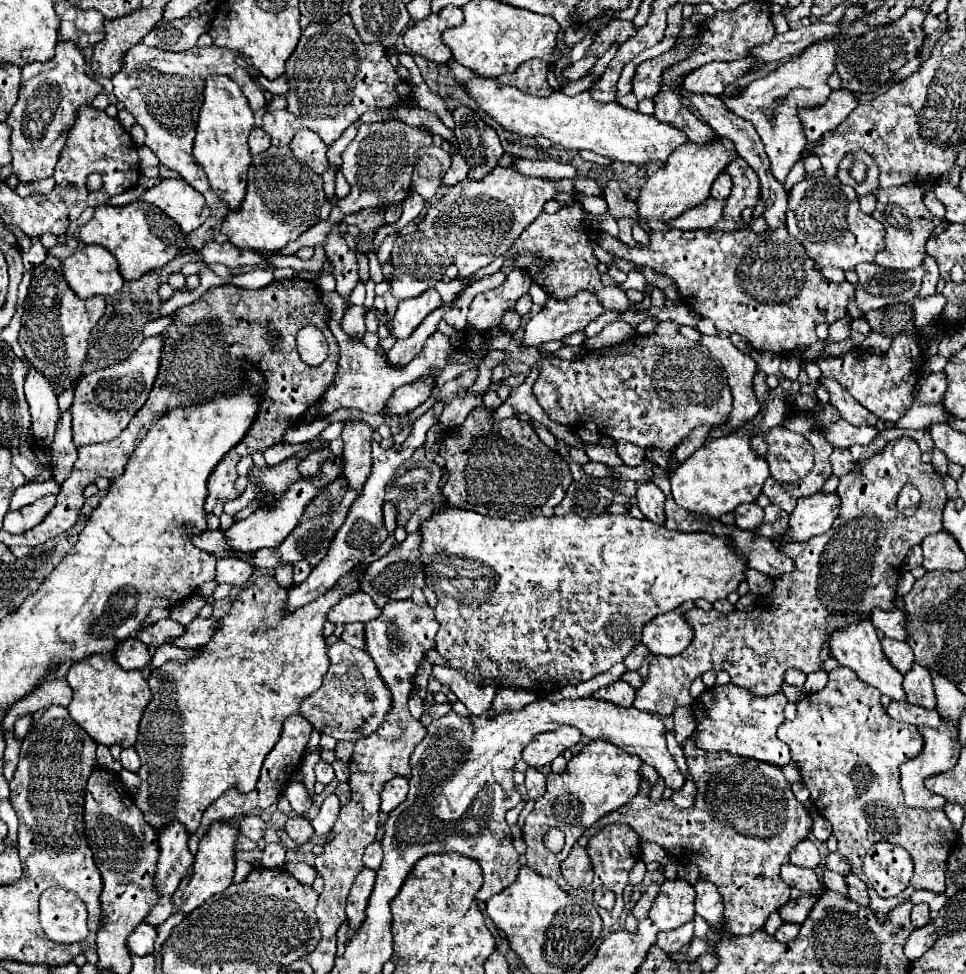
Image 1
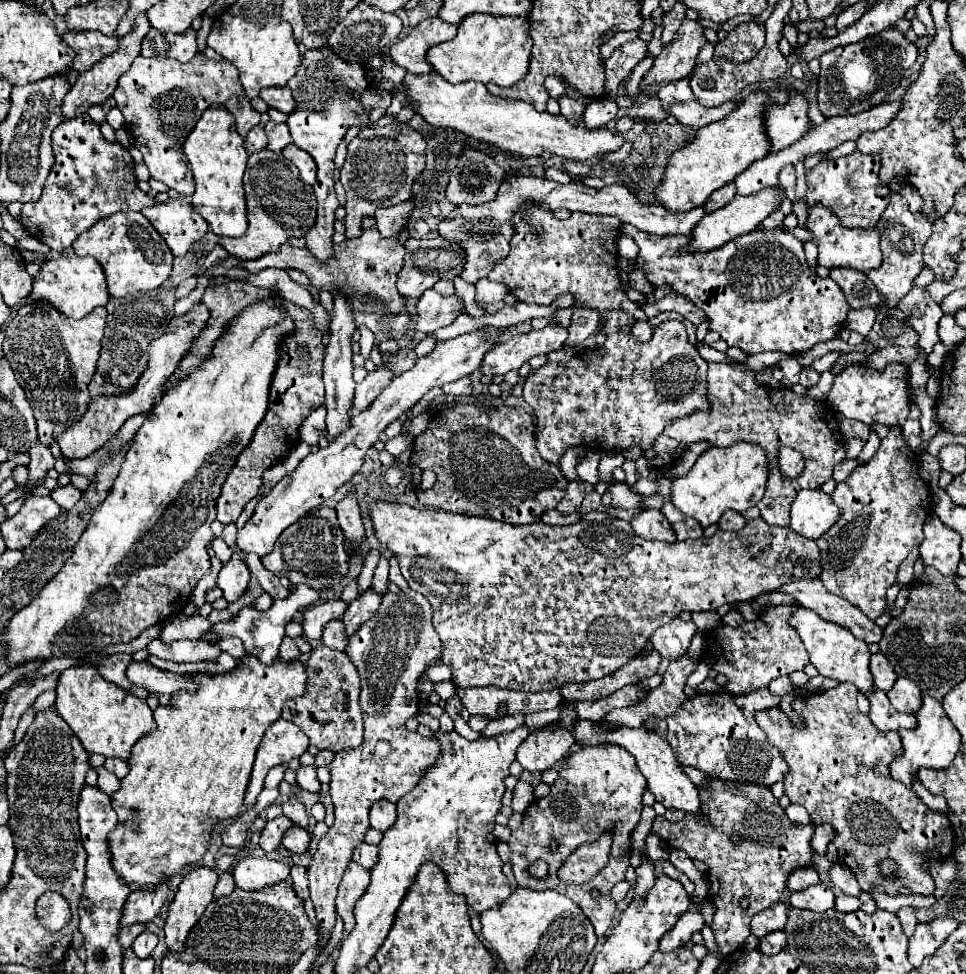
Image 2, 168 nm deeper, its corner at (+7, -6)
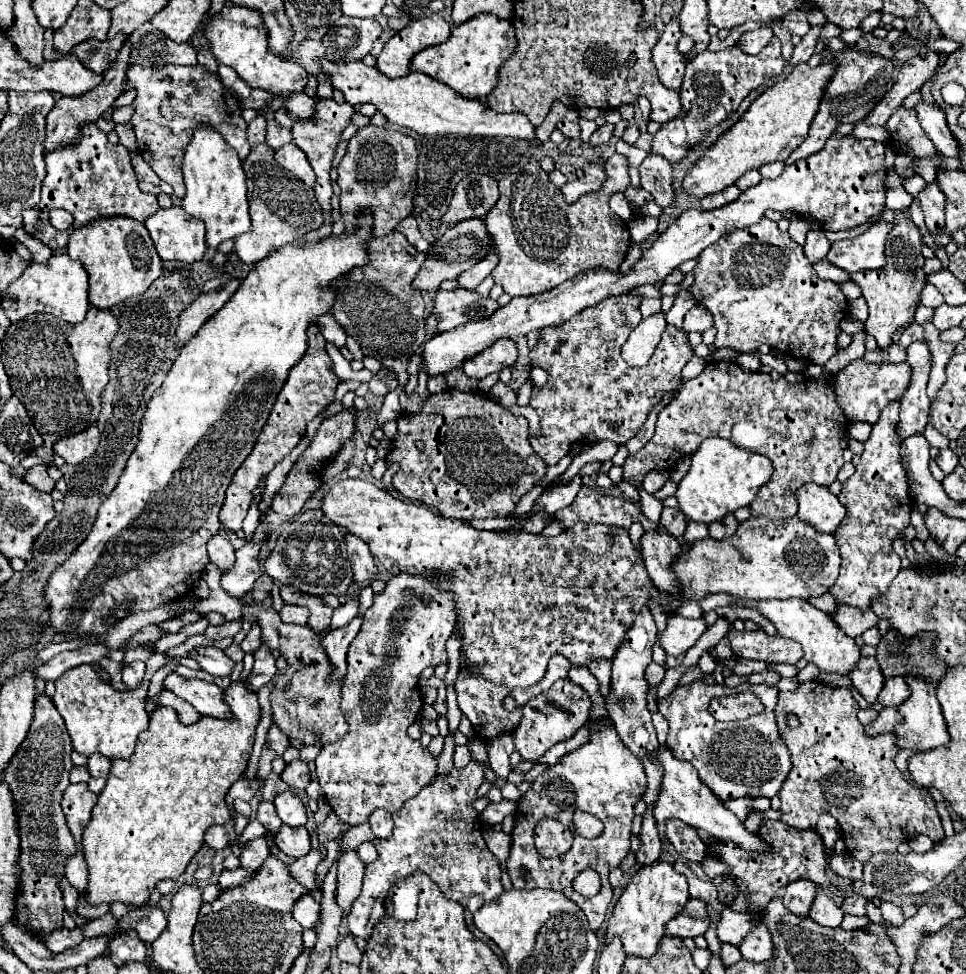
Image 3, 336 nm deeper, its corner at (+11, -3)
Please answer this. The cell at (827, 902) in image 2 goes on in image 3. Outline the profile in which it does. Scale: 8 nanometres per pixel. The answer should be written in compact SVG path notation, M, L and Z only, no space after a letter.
M820 892L814 900L814 906L810 910L810 918L822 926L828 926L828 928L836 928L842 924L842 918L844 918L844 912L842 908L838 908L834 904L834 900L830 898L830 894L826 892Z

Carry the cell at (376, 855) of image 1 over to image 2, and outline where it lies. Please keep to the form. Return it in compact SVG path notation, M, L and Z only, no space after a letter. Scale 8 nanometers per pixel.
M362 843L356 851L354 851L354 861L358 865L362 865L364 869L372 869L374 863L376 863L376 857L378 857L378 849L376 845L368 845L368 843Z

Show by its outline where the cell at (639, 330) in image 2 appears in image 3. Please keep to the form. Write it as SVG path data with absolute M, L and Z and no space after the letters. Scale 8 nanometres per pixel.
M664 312L644 318L634 328L634 332L626 340L626 344L622 346L622 358L630 366L646 366L658 346L658 340L660 340L664 328L666 328L666 314Z

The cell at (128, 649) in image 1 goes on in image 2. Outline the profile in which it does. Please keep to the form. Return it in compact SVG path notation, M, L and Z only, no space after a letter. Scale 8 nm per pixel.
M130 661L126 677L136 687L146 687L152 693L176 693L176 691L194 691L194 683L184 675L158 669L148 661Z

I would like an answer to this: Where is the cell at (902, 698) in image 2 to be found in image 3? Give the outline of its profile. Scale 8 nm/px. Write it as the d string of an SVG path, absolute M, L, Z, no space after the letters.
M894 676L894 678L888 678L888 680L884 682L882 692L878 694L878 702L880 702L882 706L892 706L892 708L896 708L896 706L900 706L908 696L910 696L910 688L908 688L906 680L904 680L902 676Z

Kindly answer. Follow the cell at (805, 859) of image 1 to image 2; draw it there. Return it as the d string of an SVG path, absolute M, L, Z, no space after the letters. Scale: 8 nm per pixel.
M798 867L788 875L790 891L802 891L814 883L818 883L818 871L814 867Z

